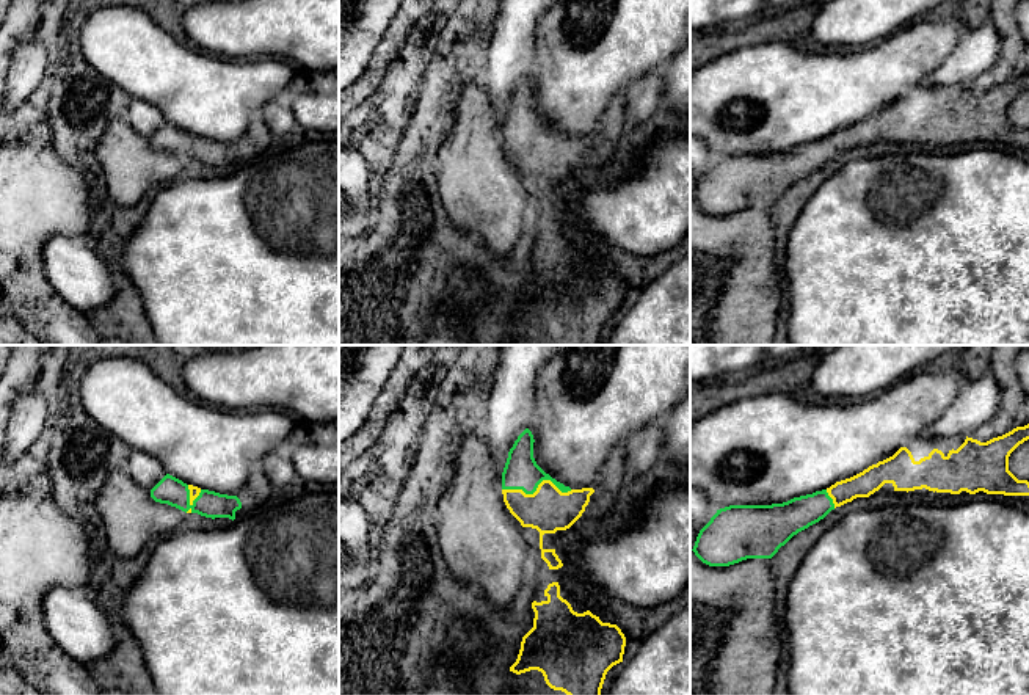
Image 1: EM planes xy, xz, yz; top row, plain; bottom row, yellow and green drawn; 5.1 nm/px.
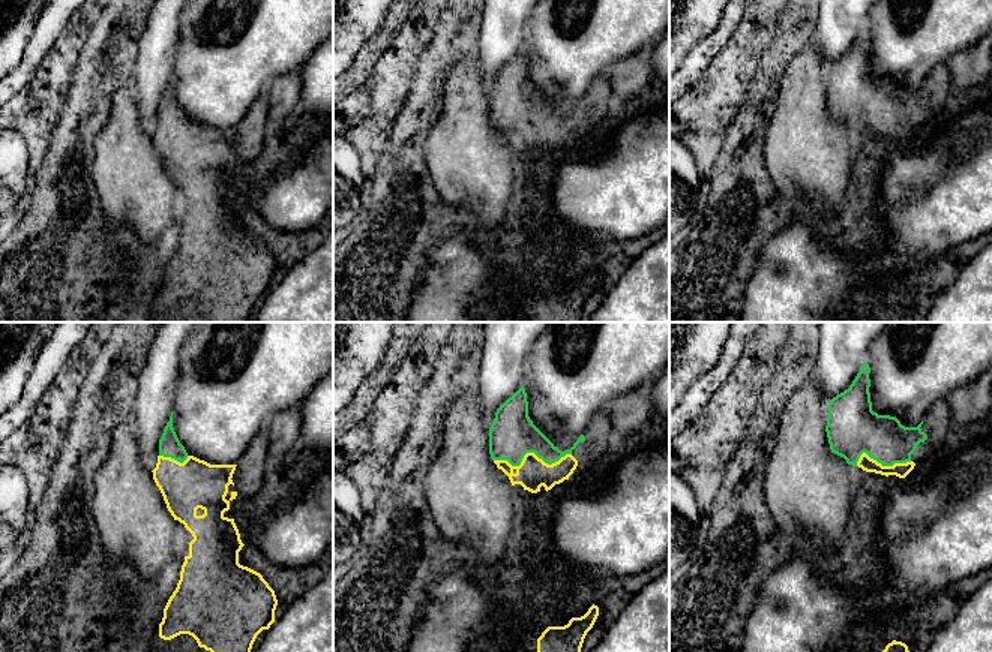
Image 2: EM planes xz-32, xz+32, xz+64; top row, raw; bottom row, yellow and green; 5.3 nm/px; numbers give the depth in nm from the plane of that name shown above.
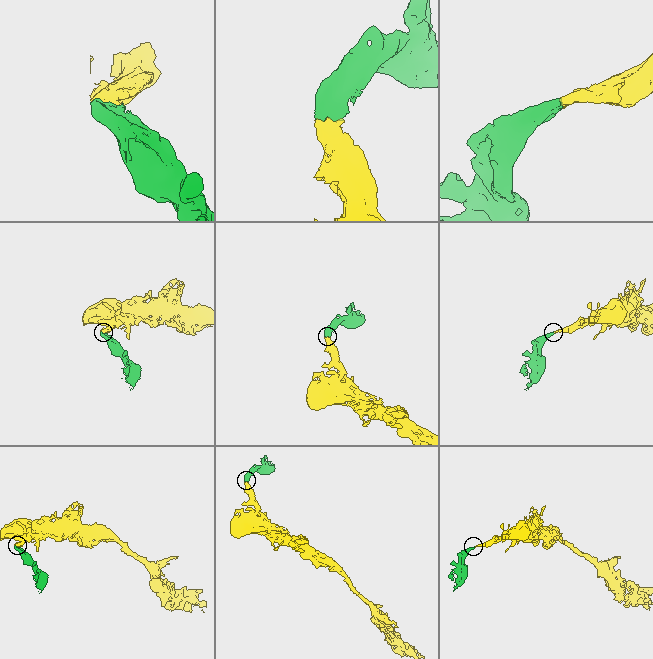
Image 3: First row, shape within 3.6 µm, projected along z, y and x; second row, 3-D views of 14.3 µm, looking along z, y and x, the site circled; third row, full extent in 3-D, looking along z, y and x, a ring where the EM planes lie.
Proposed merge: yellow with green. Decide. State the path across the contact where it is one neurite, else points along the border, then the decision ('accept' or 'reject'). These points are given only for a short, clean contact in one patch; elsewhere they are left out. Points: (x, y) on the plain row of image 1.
way xz (548, 159), (538, 148), (538, 135), (521, 120); accept

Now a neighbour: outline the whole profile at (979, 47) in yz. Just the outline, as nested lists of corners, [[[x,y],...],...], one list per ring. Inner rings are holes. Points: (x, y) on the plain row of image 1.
[[[991,22],[965,28],[955,50],[922,85],[968,85],[994,66],[1001,53],[999,28]]]

